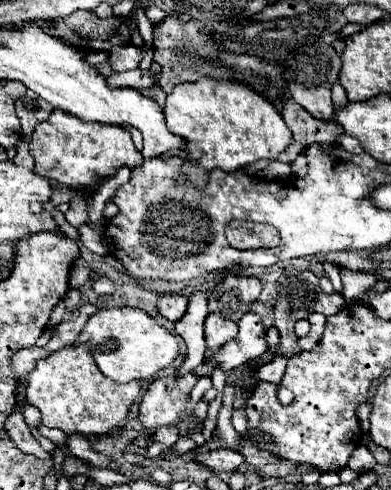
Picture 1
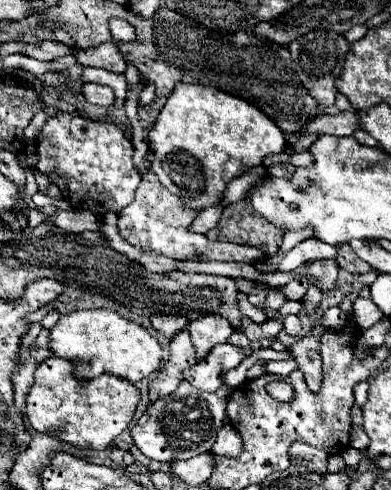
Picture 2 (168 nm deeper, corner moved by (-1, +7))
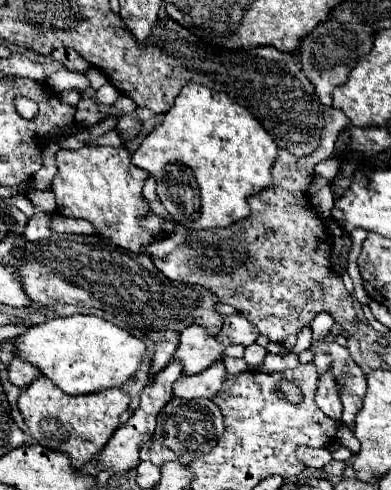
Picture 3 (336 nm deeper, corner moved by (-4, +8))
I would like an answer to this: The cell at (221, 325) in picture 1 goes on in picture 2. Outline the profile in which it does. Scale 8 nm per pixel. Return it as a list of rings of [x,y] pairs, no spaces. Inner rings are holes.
[[[204,315],[204,317],[198,317],[196,321],[190,321],[188,331],[194,343],[198,361],[202,361],[214,345],[226,343],[234,333],[232,325],[224,317],[216,317],[216,315]]]

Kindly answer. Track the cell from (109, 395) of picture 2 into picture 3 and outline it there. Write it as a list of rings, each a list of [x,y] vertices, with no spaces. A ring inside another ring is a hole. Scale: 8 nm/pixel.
[[[43,376],[35,378],[19,396],[19,410],[31,430],[35,442],[45,448],[65,452],[73,468],[83,468],[95,454],[99,454],[113,432],[119,428],[119,414],[129,408],[129,394],[123,388],[105,388],[103,392],[87,396],[67,396]]]

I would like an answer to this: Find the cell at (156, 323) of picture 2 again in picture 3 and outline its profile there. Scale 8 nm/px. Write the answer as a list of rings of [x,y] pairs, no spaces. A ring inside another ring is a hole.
[[[149,332],[149,338],[155,342],[155,354],[153,354],[153,368],[151,372],[157,374],[175,354],[175,348],[179,346],[179,332]]]

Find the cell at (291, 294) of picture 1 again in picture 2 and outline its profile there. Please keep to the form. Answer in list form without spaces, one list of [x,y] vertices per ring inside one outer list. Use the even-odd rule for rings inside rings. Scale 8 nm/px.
[[[317,326],[311,331],[311,334],[296,341],[296,345],[290,349],[294,353],[294,359],[300,367],[300,371],[308,379],[308,387],[312,389],[312,393],[318,393],[320,385],[322,385],[320,341],[322,341],[321,338],[326,330],[324,326]]]

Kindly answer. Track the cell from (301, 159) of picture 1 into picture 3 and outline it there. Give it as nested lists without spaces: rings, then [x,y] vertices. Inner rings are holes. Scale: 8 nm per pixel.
[[[329,158],[325,162],[319,162],[315,166],[315,174],[317,176],[323,176],[323,178],[335,178],[337,176],[337,170],[339,170],[339,160],[337,158]]]

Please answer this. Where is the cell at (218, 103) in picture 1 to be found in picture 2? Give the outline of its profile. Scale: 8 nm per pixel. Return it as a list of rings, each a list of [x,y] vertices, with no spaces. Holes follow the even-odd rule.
[[[176,83],[174,93],[168,97],[156,119],[156,125],[148,133],[146,159],[150,161],[152,171],[158,175],[160,183],[176,197],[180,197],[186,209],[204,211],[224,201],[224,189],[234,177],[240,177],[246,171],[262,165],[266,155],[282,153],[284,145],[284,133],[280,133],[280,129],[276,129],[276,125],[272,125],[272,121],[268,121],[268,117],[264,117],[264,113],[260,113],[260,109],[254,105],[248,105],[230,93],[206,85],[202,87],[194,83]]]

